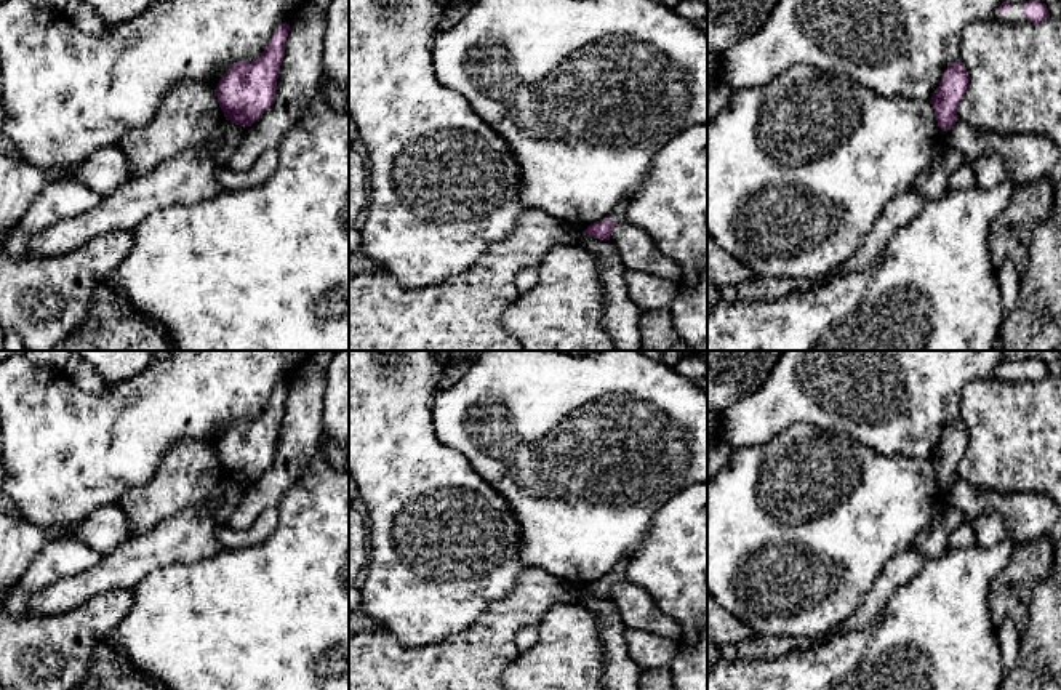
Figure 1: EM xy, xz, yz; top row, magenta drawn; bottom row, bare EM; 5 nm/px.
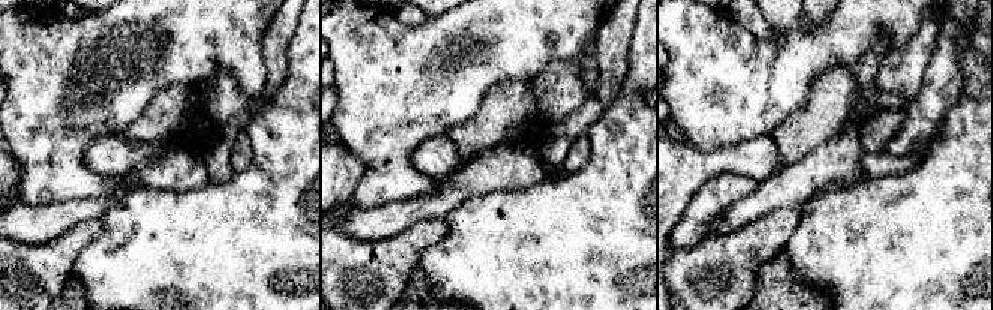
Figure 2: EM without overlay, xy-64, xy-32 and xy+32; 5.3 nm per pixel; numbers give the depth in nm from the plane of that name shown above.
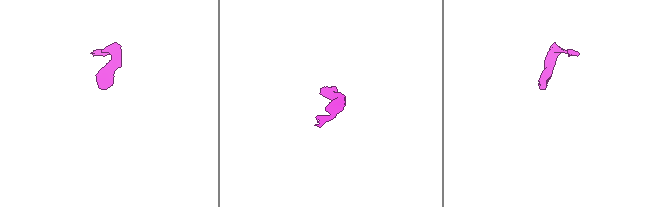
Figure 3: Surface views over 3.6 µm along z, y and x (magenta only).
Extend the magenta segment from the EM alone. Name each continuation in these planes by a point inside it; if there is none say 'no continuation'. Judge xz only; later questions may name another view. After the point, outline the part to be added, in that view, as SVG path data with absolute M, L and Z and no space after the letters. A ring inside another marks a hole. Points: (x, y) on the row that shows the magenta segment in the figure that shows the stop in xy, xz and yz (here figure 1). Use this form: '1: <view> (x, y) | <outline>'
1: xz (618, 213) | M623 199L610 213L610 219L615 223L626 223L626 208L627 208L627 202L626 199Z

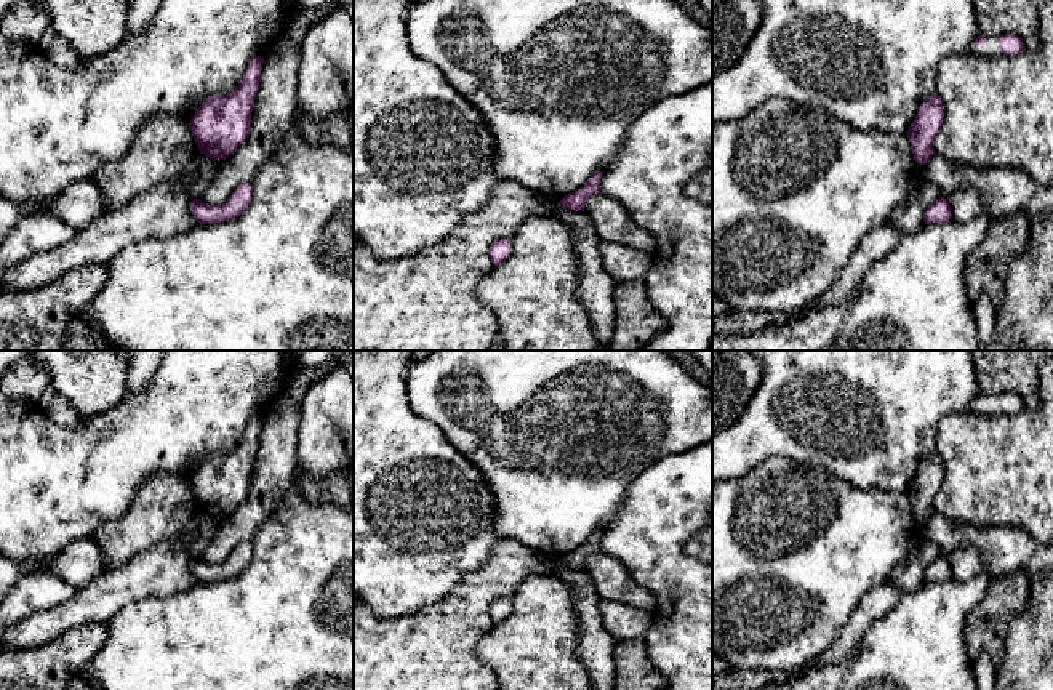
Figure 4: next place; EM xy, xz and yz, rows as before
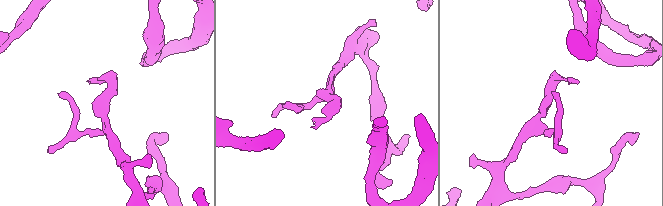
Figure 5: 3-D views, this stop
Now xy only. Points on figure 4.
no continuation

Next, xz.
no continuation

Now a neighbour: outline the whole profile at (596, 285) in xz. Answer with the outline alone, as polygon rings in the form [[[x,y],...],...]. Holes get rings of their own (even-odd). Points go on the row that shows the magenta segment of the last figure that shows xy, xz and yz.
[[[559,203],[552,216],[565,223],[573,234],[579,272],[576,298],[592,320],[602,351],[607,351],[616,323],[616,280],[602,266],[600,240],[586,211],[573,211]]]

